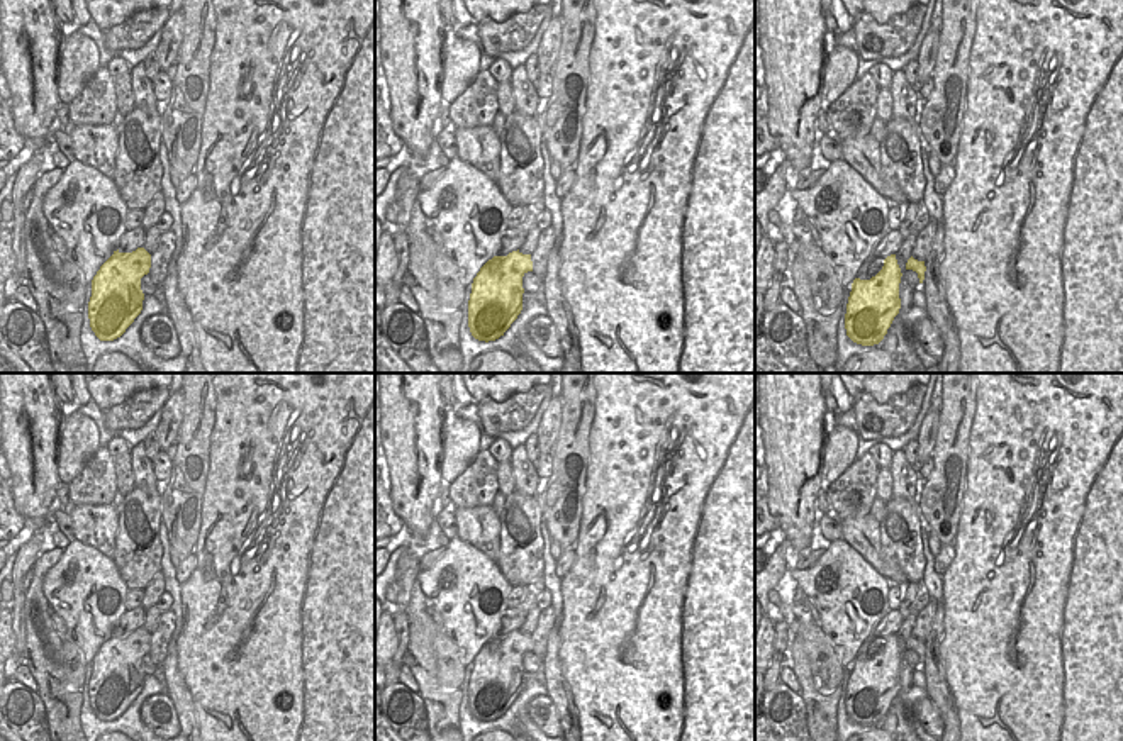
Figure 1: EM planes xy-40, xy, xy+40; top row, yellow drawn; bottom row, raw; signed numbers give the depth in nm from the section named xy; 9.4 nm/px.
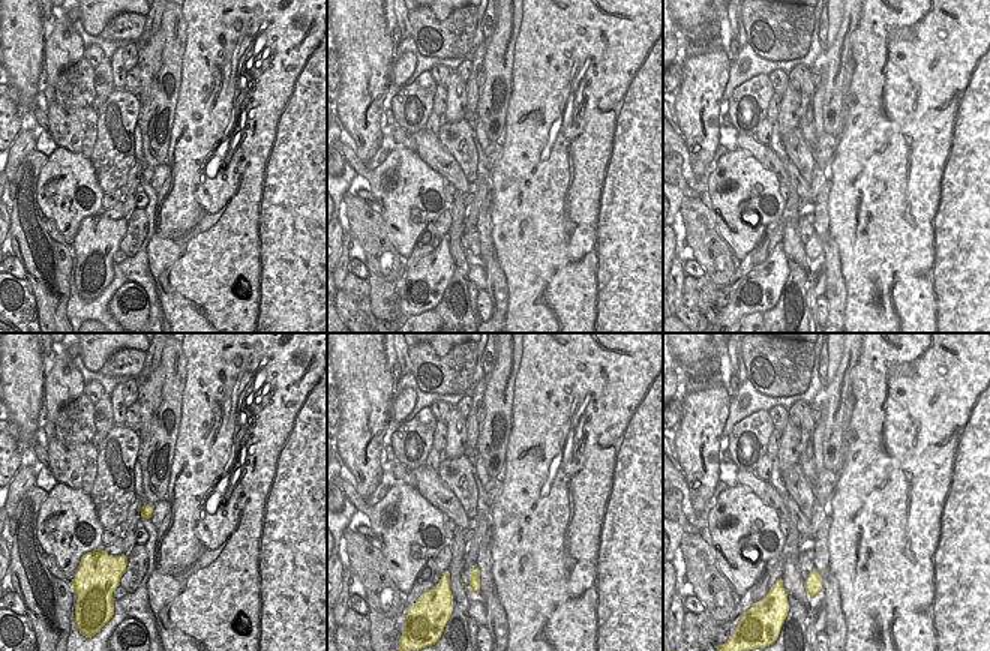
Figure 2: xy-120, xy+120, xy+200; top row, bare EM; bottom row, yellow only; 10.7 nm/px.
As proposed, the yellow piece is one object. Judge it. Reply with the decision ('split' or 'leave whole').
leave whole

